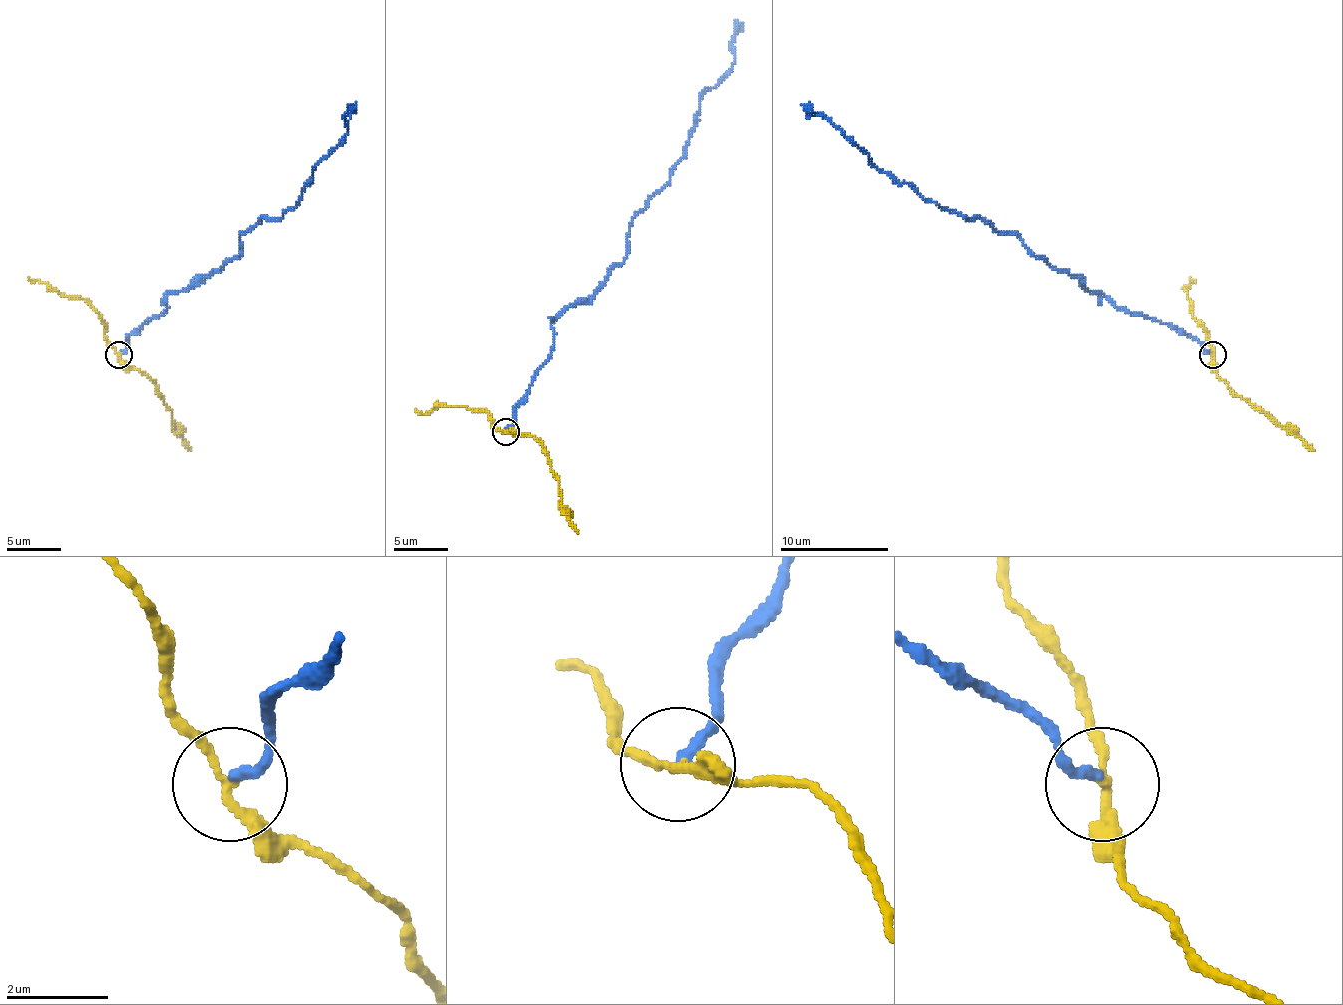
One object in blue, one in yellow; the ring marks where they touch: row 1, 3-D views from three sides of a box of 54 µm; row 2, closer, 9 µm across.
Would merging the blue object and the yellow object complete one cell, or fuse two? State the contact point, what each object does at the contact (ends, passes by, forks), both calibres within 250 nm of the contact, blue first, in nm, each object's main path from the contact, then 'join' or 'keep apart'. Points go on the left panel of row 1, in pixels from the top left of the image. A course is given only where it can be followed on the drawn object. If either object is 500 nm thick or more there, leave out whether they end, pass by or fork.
at (118, 355); blue ends there; yellow passes by; 200 nm thick on the blue side, 180 nm on the other; blue runs (118, 353), (166, 310), (164, 299), (237, 258), (242, 234), (299, 202), (312, 169), (347, 131), (350, 104); yellow runs (118, 356), (156, 385), (172, 410), (174, 428), (191, 450); keep apart

